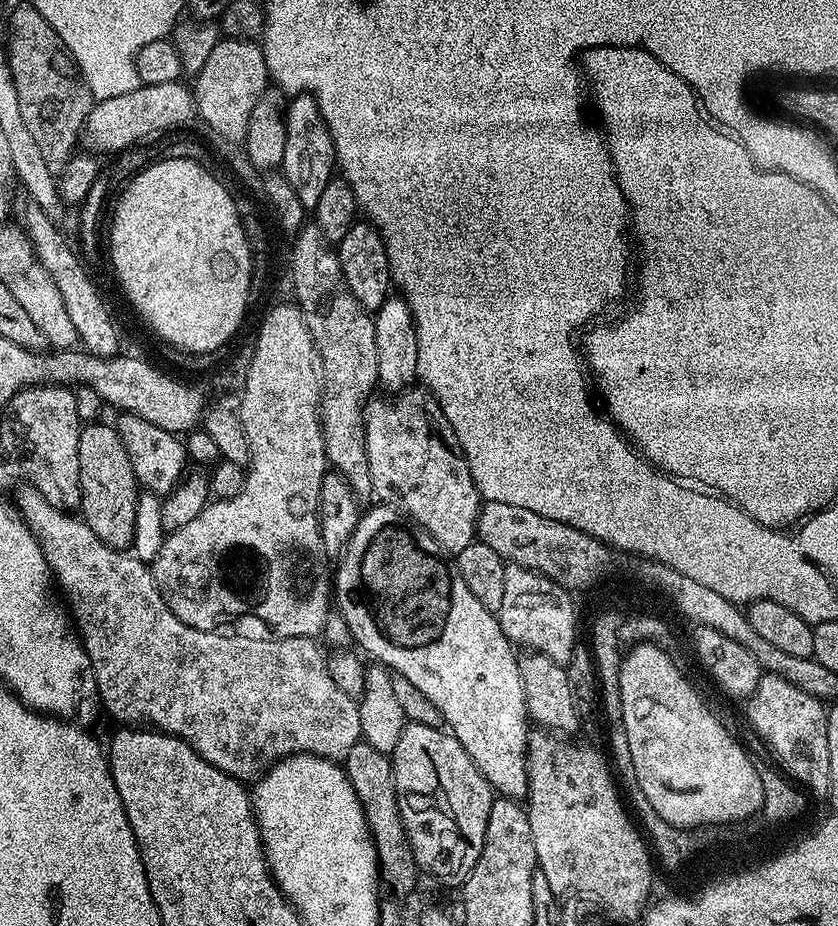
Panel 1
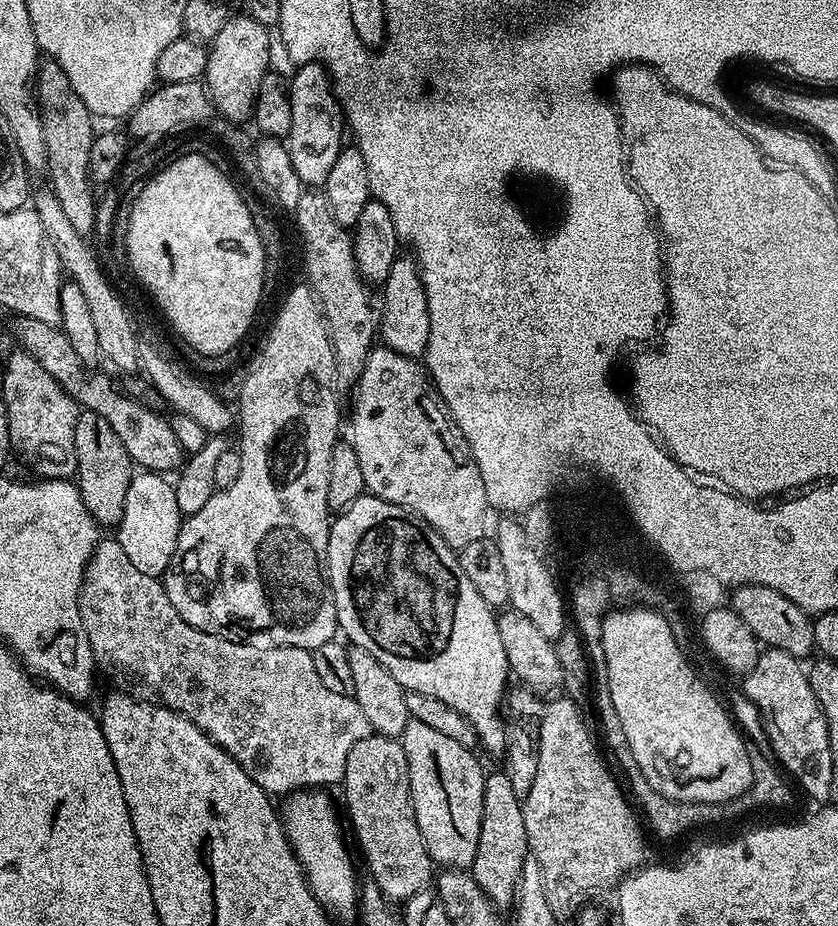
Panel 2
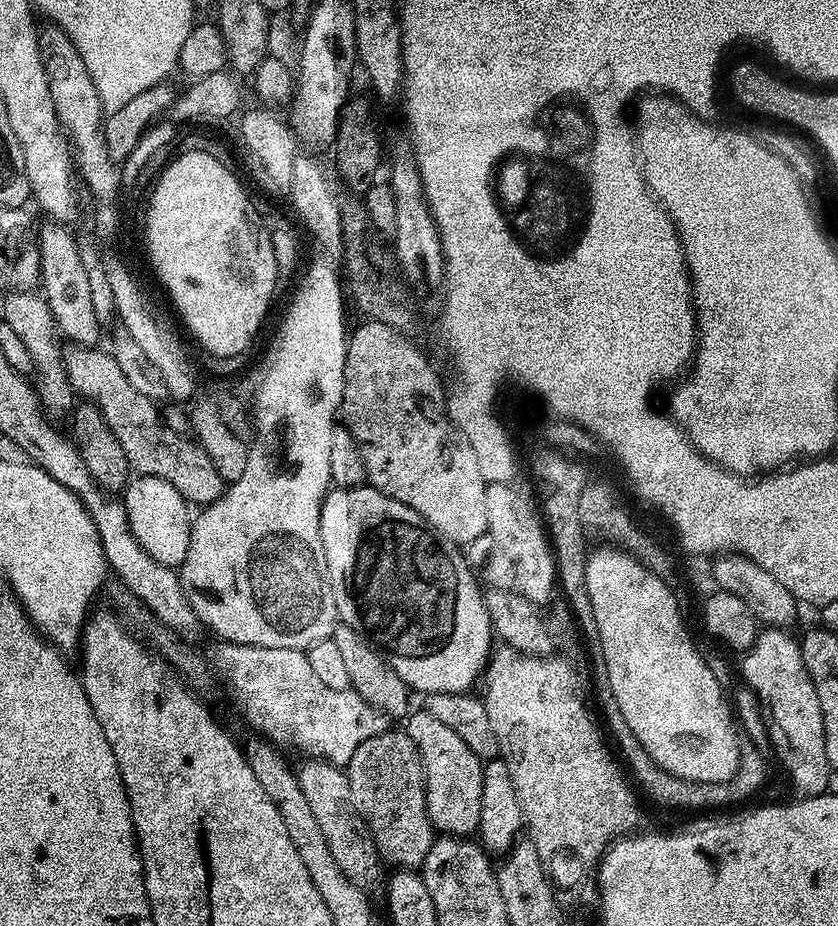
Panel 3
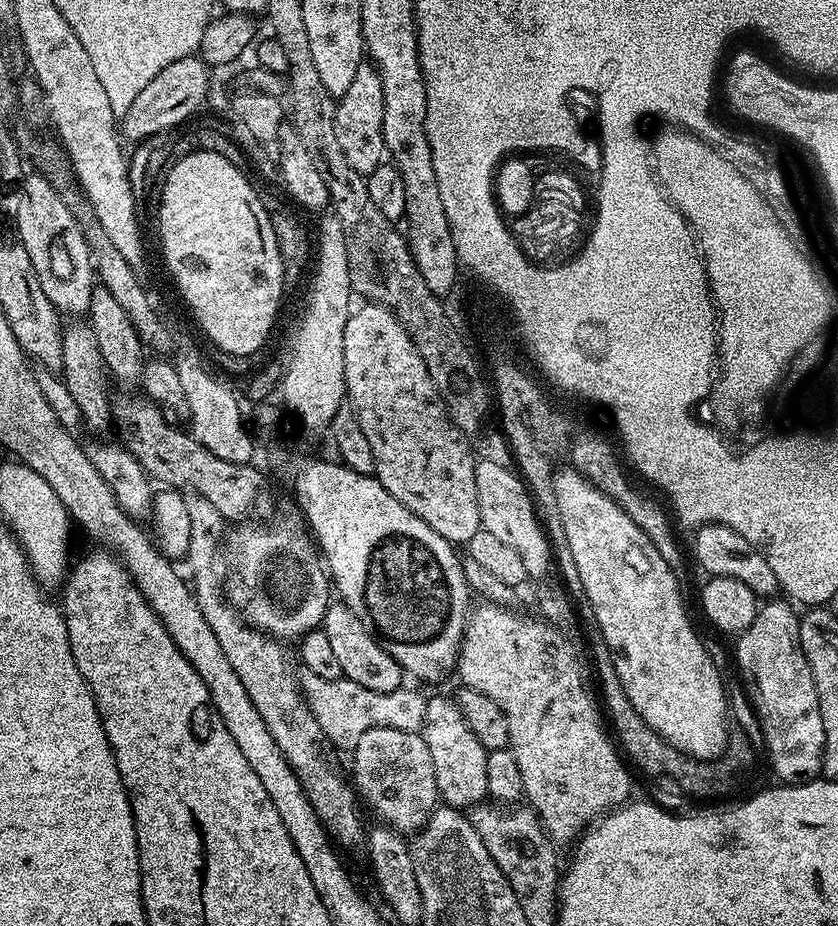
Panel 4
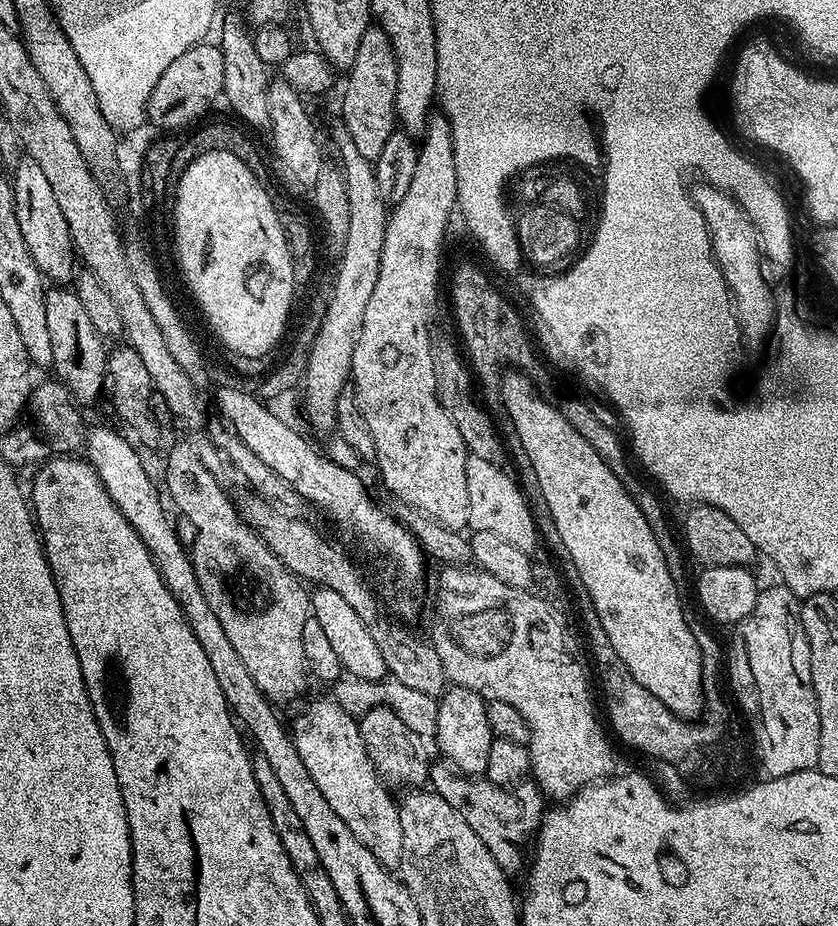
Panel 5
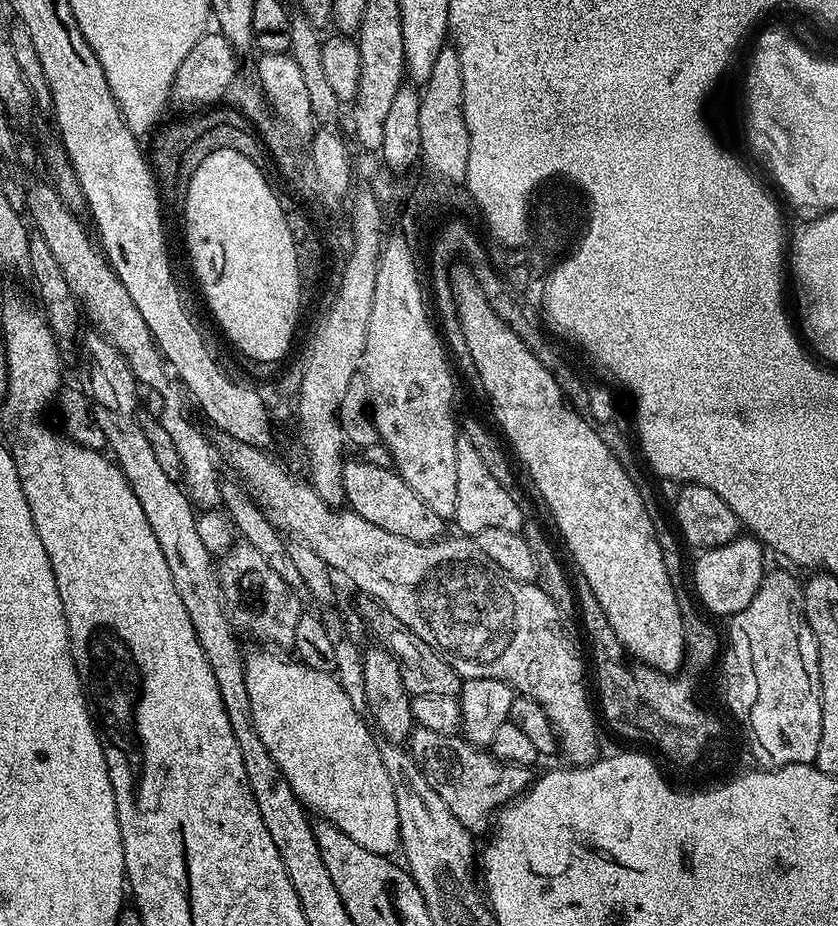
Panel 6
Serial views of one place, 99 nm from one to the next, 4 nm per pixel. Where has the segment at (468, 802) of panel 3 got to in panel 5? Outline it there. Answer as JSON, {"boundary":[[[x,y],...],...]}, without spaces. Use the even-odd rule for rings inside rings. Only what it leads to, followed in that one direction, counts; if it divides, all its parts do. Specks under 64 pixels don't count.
{"boundary":[[[449,687],[438,700],[438,726],[434,743],[440,747],[445,761],[457,772],[465,776],[480,778],[484,776],[486,761],[494,737],[488,721],[488,706],[485,697],[469,688]]]}

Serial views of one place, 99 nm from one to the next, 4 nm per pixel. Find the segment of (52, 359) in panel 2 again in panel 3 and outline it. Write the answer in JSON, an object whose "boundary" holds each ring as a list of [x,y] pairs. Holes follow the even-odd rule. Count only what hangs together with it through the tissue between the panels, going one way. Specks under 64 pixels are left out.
{"boundary":[[[68,346],[63,349],[64,369],[73,393],[102,410],[102,418],[110,422],[110,430],[114,430],[114,438],[122,445],[133,473],[165,479],[189,505],[213,504],[223,496],[226,481],[214,470],[214,462],[210,462],[206,450],[195,439],[175,433],[165,424],[157,401],[137,391],[122,374],[113,353],[103,352],[101,348]]]}

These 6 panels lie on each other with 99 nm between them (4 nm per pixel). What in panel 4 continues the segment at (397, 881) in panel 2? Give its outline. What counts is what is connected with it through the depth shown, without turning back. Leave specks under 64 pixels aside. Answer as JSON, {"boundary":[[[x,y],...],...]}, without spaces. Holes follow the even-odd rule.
{"boundary":[[[389,728],[368,730],[358,738],[352,749],[351,783],[358,793],[359,799],[368,803],[368,808],[377,816],[381,825],[393,828],[399,834],[415,834],[423,828],[428,817],[436,811],[440,800],[438,782],[434,778],[434,762],[431,761],[429,747],[421,733]]]}

